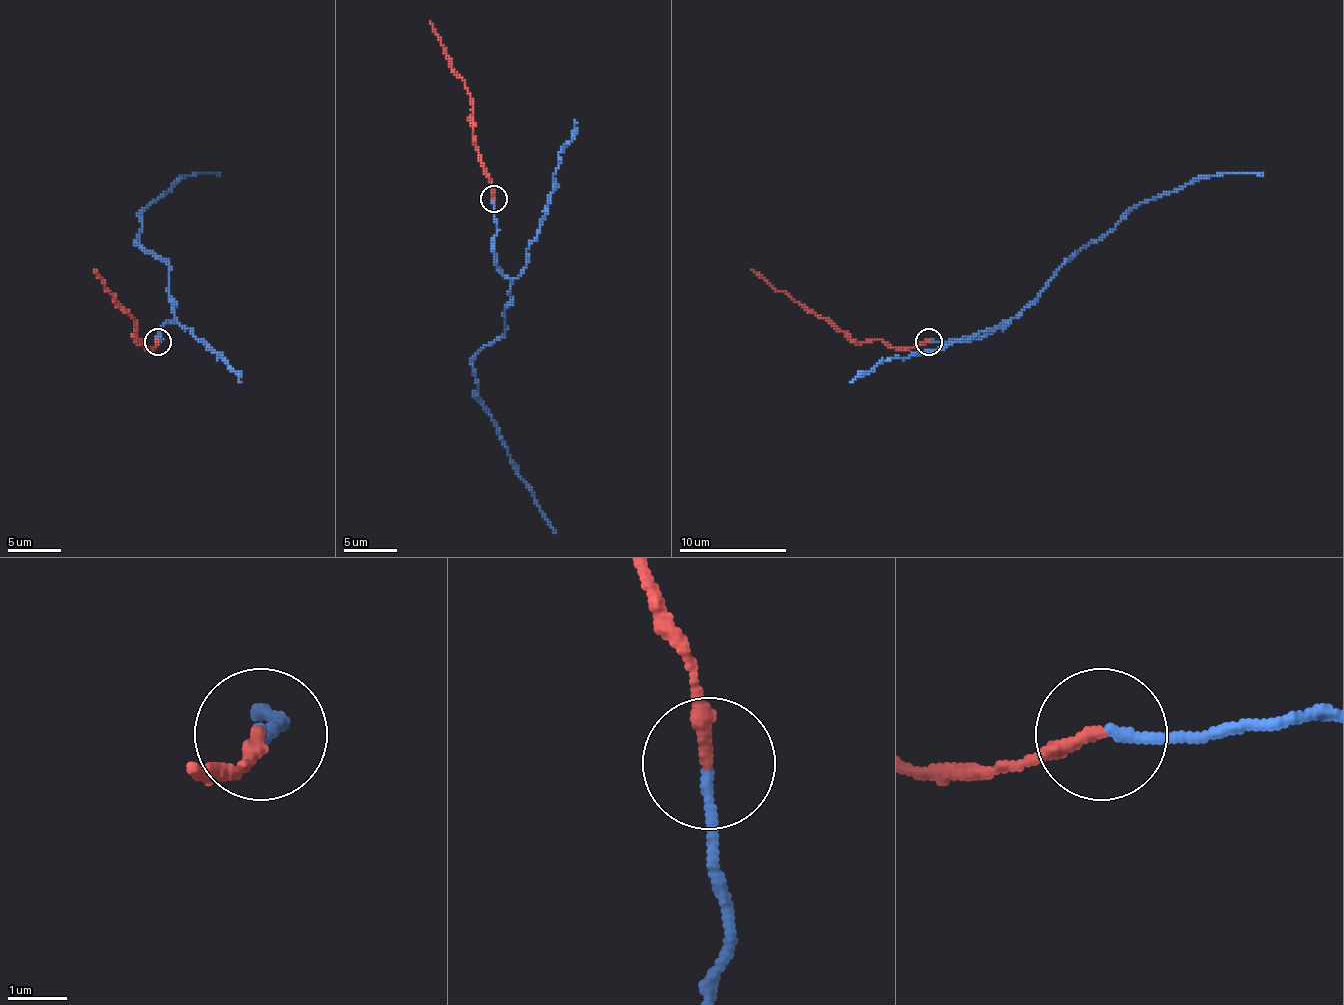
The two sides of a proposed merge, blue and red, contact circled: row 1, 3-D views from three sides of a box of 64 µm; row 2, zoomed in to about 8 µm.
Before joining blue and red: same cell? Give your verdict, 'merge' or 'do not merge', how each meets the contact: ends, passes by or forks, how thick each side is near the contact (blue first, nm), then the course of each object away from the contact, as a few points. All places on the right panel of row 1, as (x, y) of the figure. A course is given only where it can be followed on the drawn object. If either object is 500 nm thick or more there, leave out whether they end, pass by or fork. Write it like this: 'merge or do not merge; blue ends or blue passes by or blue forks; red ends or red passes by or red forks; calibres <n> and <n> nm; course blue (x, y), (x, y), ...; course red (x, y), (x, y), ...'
merge; blue ends; red ends; calibres 180 and 240 nm; course blue (930, 342), (992, 334), (1016, 318), (1062, 267), (1142, 202), (1198, 178), (1263, 176); course red (928, 342), (904, 347), (880, 339), (853, 342), (783, 291), (775, 291), (751, 269)

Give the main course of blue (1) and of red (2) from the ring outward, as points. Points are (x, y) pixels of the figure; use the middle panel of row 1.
1: (494, 200), (494, 262), (510, 286), (505, 332), (473, 361), (478, 399), (534, 503), (556, 533)
2: (494, 198), (489, 174), (475, 150), (473, 99), (443, 53), (443, 45), (430, 21)

